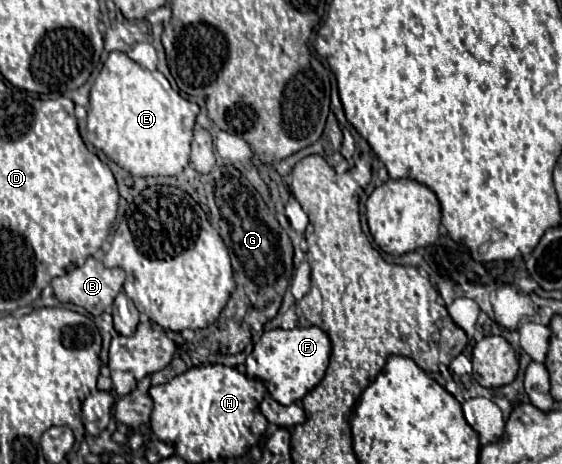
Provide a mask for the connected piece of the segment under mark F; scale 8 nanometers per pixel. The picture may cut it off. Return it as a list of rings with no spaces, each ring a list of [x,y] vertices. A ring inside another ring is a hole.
[[[296,327],[290,331],[272,329],[262,335],[252,353],[246,357],[246,373],[260,379],[278,403],[290,405],[300,401],[322,381],[328,367],[330,351],[332,343],[320,327]]]

